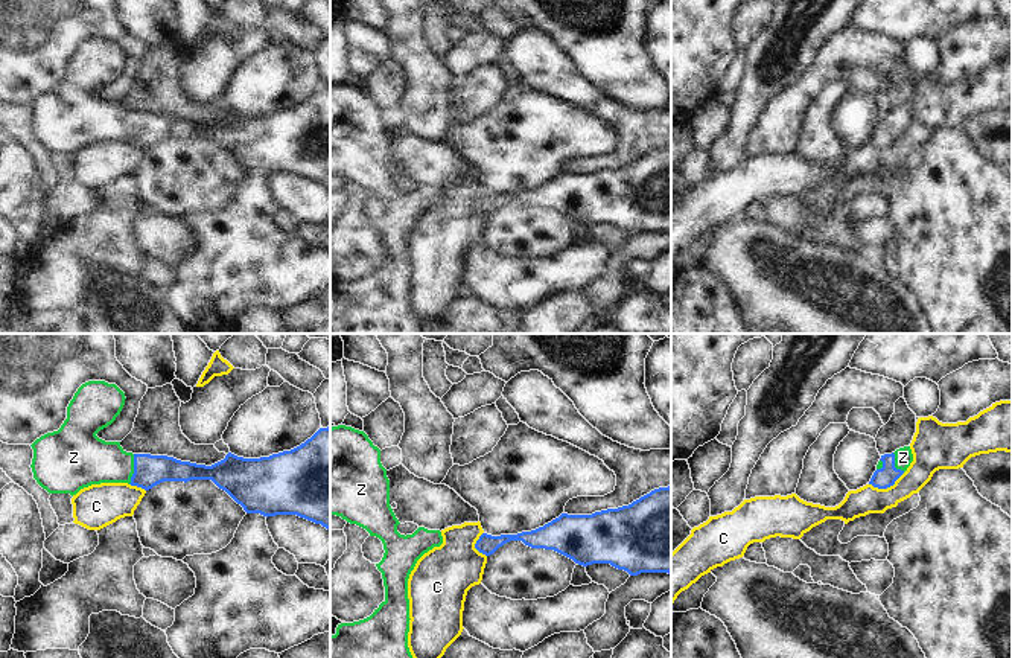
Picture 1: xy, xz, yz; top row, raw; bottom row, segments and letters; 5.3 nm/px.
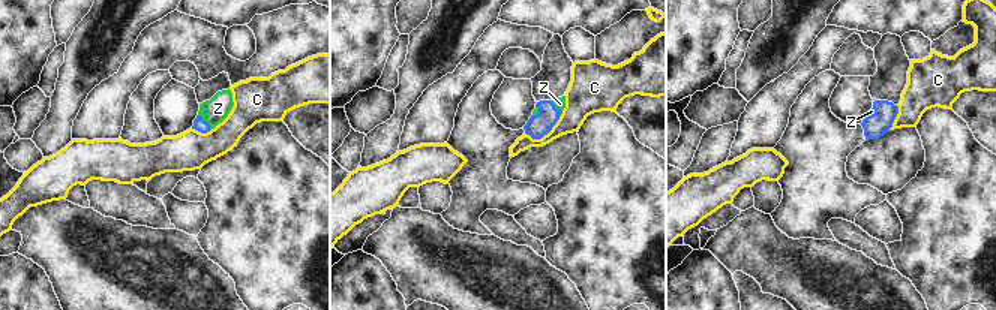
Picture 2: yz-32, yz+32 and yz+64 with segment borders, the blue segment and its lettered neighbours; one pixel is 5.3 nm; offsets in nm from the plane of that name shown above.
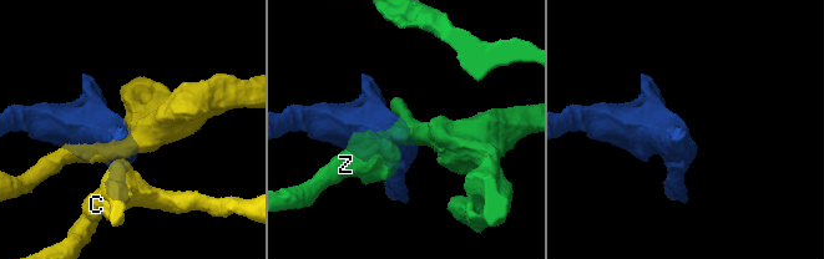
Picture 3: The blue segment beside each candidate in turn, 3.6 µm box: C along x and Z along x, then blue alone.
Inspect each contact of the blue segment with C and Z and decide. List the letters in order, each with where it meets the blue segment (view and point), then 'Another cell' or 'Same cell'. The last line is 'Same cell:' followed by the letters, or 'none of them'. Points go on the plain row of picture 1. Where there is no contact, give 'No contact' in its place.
C: Touches blue at yz (886, 146). Another cell
Z: Touches blue at xy (134, 128). Same cell
Same cell: Z

